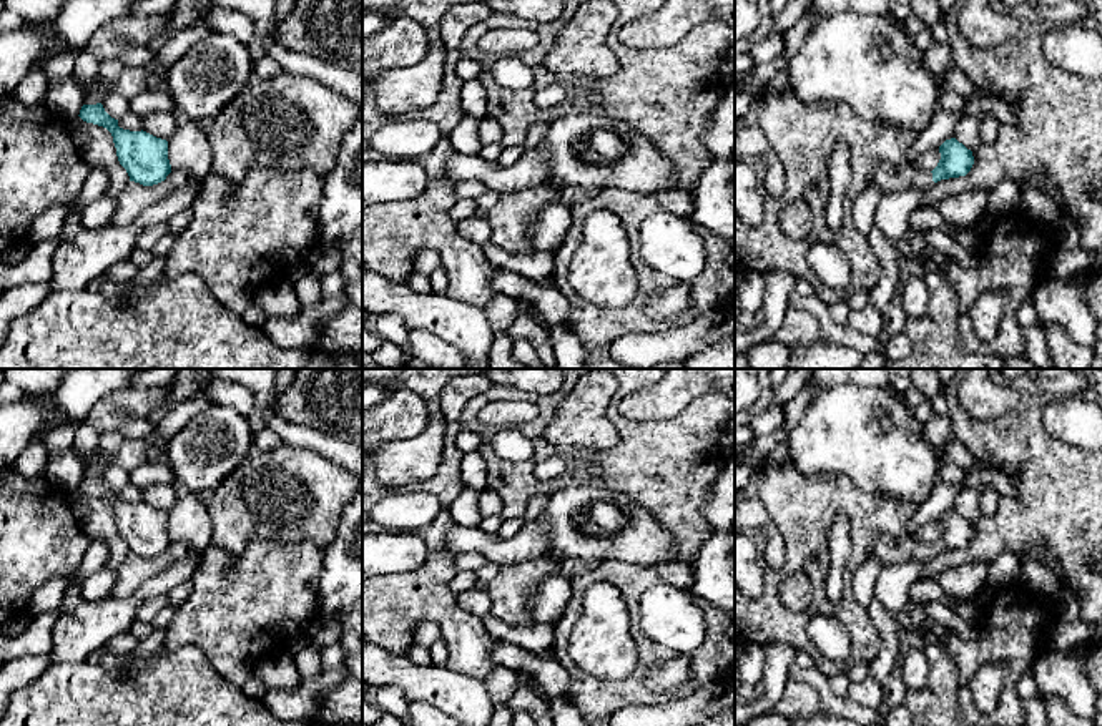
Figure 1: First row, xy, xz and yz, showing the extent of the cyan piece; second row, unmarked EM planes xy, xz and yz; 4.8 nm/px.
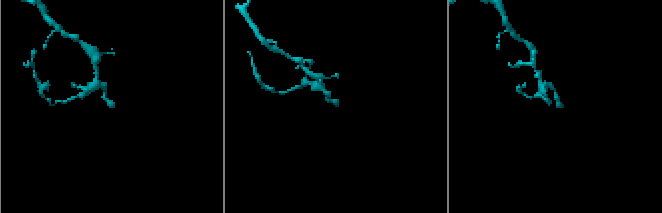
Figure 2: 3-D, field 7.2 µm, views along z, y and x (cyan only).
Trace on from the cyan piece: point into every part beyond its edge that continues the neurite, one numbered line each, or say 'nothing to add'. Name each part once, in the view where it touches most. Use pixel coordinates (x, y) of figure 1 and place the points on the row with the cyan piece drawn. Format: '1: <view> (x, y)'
1: yz (885, 176)

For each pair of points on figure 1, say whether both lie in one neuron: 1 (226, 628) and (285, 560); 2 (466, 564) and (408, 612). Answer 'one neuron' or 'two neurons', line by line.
1: one neuron
2: two neurons

